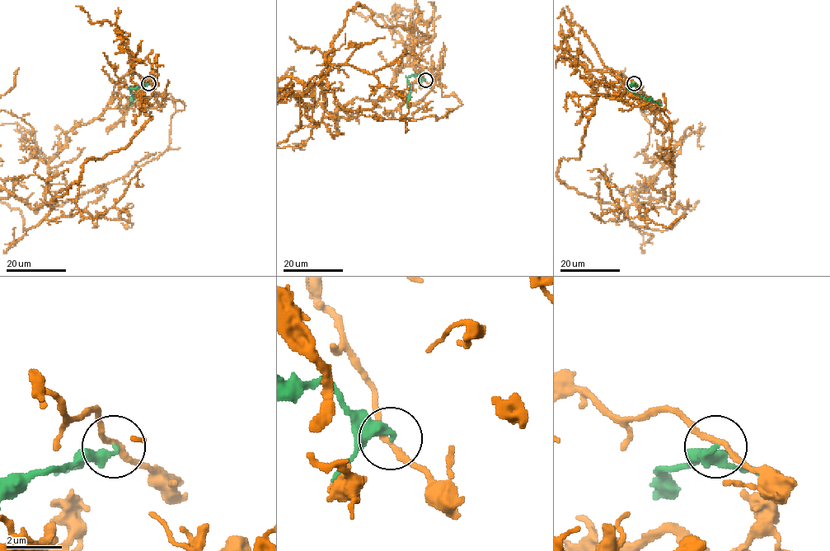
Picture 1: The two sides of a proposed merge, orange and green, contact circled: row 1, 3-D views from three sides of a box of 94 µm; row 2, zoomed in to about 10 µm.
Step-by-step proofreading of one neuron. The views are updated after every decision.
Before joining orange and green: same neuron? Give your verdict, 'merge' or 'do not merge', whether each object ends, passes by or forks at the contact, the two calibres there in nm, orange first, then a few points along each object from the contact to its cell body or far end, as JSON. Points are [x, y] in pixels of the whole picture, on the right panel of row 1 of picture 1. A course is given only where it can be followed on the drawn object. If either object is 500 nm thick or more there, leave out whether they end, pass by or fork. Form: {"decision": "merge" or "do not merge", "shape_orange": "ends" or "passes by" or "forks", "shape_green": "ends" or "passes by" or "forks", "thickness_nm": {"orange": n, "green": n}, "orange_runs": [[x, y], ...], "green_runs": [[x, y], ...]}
{"decision": "do not merge", "shape_orange": "passes by", "shape_green": "ends", "thickness_nm": {"orange": 170, "green": 280}, "green_runs": [[635, 83], [628, 86], [632, 91], [662, 105]]}

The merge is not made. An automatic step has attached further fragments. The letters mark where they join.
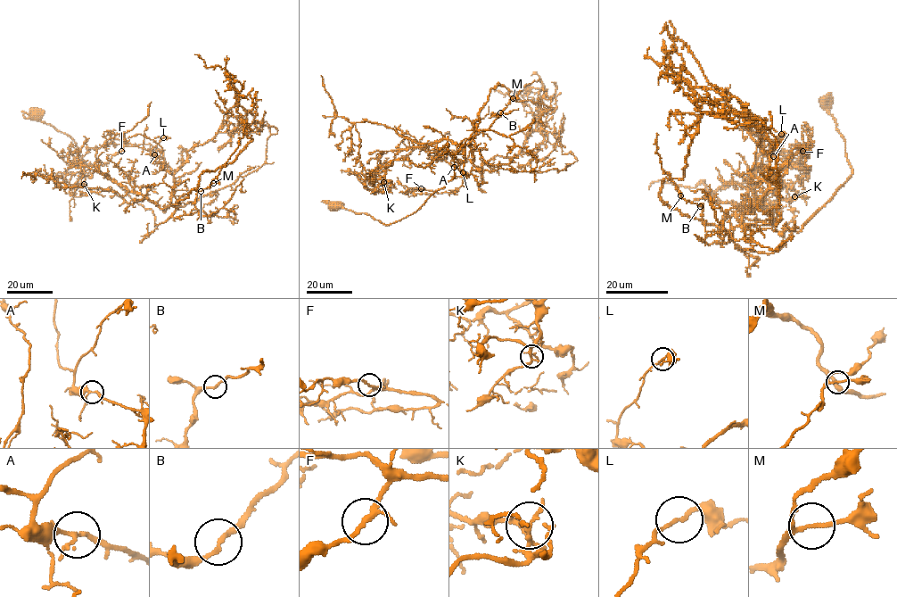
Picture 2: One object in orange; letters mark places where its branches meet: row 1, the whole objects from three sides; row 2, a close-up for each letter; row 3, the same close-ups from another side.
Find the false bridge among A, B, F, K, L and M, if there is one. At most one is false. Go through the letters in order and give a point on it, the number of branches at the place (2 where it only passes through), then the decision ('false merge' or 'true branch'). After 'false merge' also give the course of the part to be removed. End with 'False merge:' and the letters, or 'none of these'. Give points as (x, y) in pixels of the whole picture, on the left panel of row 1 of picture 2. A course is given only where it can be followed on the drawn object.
A: at (154, 154); 4 branches meet; true branch
B: at (201, 191); 2 branches meet; true branch
F: at (121, 151); 3 branches meet; true branch
K: at (84, 184); 4 branches meet; true branch
L: at (163, 137); 2 branches meet; true branch
M: at (213, 183); 3 branches meet; true branch
False merge: none of these

